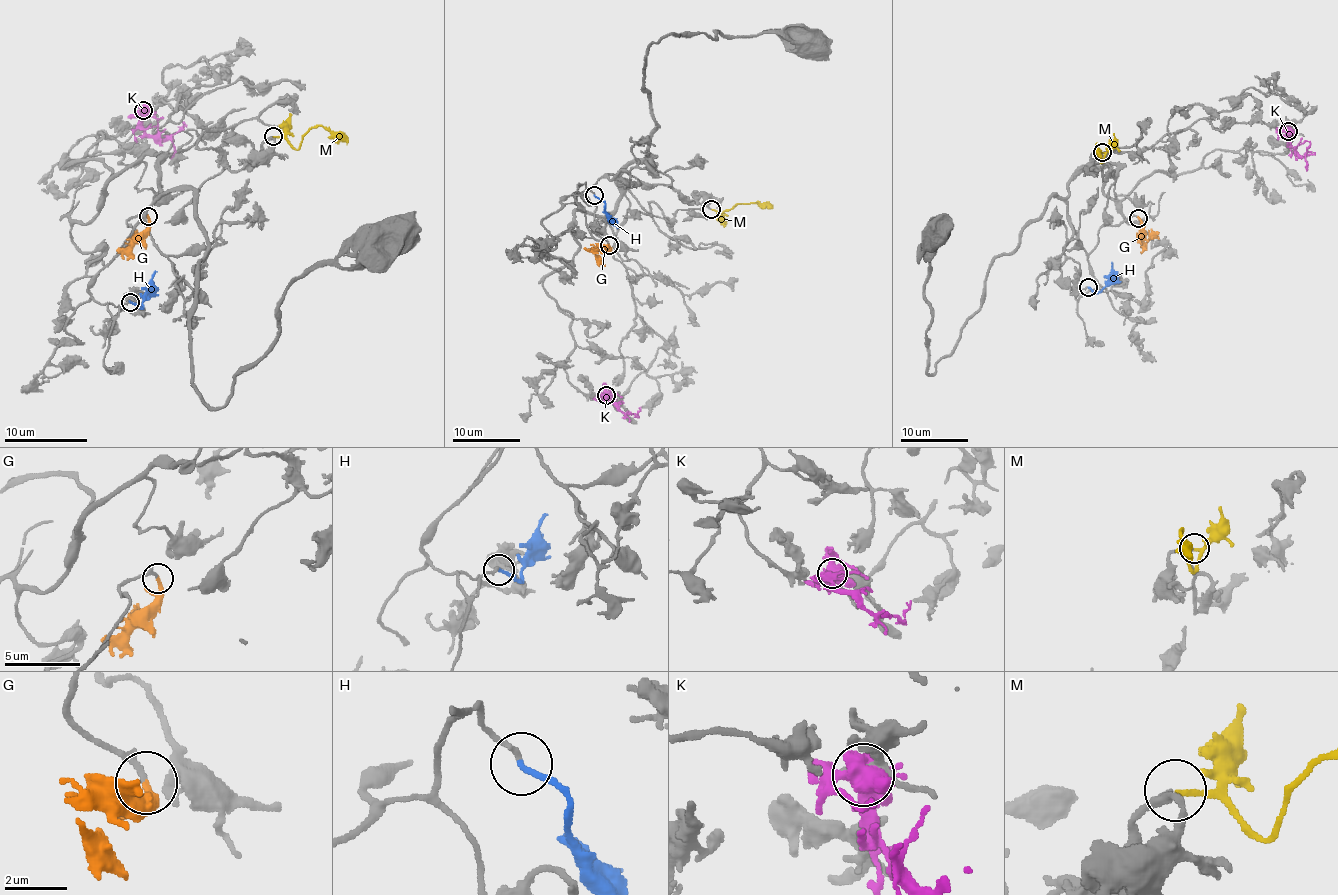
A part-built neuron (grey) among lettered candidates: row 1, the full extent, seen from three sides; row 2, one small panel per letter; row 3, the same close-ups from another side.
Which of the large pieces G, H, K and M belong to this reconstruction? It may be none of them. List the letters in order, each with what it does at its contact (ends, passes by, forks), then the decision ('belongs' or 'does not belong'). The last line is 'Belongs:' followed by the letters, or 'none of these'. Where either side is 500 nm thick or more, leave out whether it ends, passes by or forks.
G: it ends | belongs
H: it ends | belongs
K: does not belong
M: it ends | belongs
Belongs: G, H, M

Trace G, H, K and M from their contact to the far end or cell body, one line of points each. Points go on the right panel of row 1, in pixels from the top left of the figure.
G: (1138, 218), (1147, 238), (1159, 232)
H: (1089, 288), (1096, 293), (1106, 284), (1111, 262)
K: (1288, 131), (1290, 146), (1300, 155), (1305, 153), (1310, 143), (1303, 141), (1300, 145)
M: (1102, 152), (1101, 162), (1096, 143), (1099, 158)

